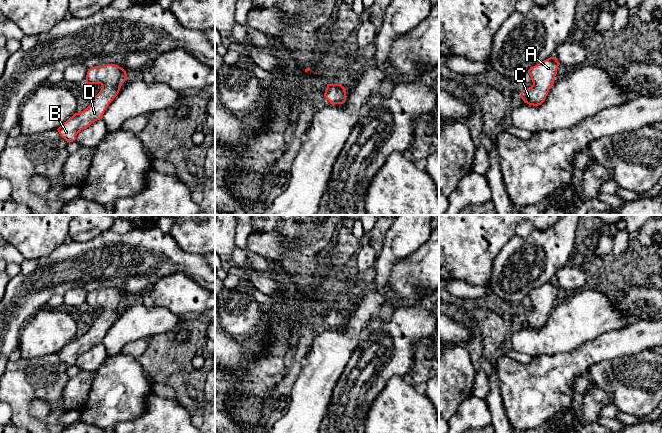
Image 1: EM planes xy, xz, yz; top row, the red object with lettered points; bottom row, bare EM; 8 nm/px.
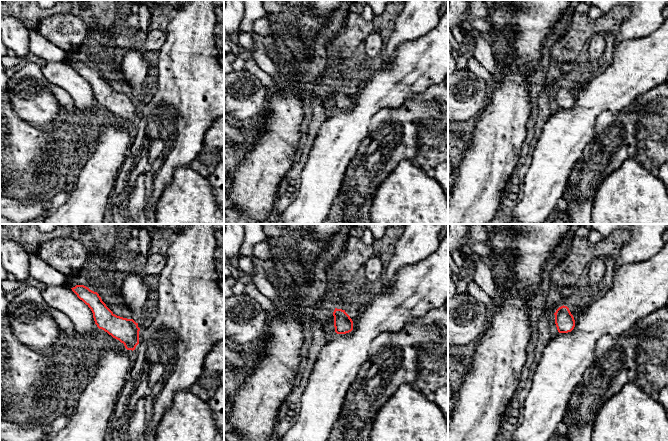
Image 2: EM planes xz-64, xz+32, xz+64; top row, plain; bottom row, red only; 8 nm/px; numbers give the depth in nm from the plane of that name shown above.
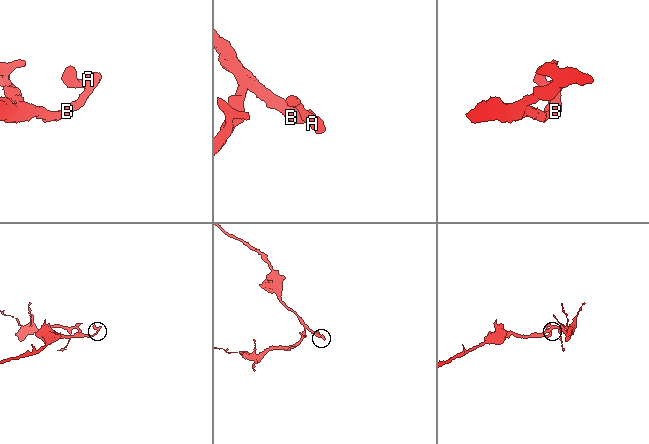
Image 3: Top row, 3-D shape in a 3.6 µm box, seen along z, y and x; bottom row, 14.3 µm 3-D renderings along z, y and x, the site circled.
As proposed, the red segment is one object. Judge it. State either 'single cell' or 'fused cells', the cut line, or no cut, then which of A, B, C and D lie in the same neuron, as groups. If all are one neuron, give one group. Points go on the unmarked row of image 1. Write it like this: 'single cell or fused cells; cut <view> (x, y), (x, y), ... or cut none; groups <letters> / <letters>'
single cell; cut none; groups A B C D

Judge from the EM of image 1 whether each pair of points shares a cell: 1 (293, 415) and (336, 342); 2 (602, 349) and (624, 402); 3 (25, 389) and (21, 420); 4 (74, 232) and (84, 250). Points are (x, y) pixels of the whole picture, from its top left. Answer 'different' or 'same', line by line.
1: same
2: different
3: same
4: different

